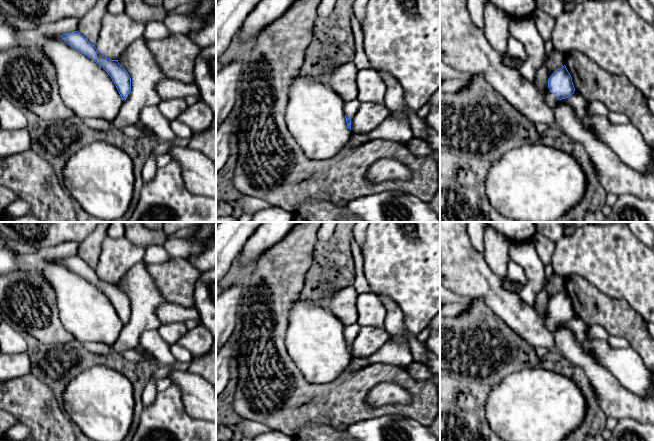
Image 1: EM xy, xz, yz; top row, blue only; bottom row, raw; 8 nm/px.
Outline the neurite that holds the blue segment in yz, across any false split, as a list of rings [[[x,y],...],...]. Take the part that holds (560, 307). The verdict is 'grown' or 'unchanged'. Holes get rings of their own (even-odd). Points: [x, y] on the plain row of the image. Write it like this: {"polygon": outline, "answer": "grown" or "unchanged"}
{"polygon": [[[564,289],[548,303],[548,313],[544,325],[549,331],[554,332],[559,324],[570,321],[574,315],[572,301]]], "answer": "grown"}

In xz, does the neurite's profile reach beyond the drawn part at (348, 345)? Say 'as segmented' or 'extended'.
extended

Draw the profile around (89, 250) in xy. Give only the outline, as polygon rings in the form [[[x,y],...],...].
[[[99,222],[95,230],[81,243],[79,243],[77,255],[88,265],[95,269],[97,267],[102,244],[108,236],[108,228],[112,222]]]

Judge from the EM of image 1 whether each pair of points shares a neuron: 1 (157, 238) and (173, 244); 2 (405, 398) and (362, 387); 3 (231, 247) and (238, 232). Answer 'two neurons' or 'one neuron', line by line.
1: two neurons
2: two neurons
3: one neuron

